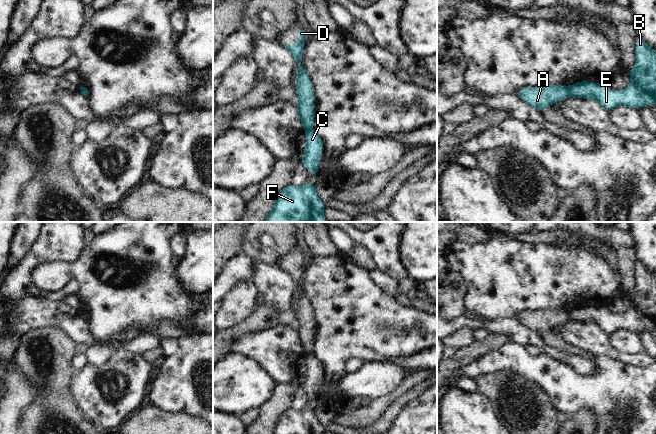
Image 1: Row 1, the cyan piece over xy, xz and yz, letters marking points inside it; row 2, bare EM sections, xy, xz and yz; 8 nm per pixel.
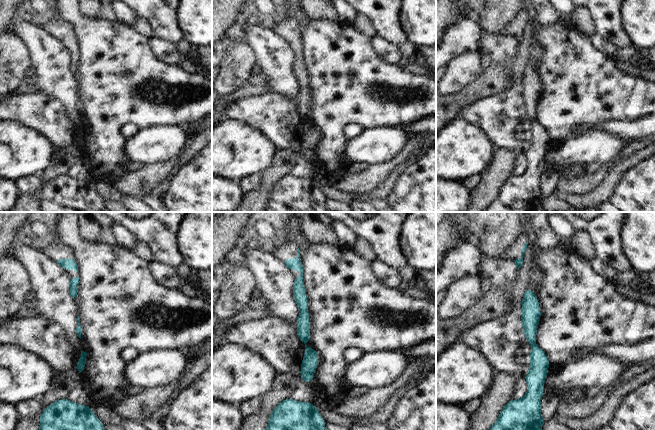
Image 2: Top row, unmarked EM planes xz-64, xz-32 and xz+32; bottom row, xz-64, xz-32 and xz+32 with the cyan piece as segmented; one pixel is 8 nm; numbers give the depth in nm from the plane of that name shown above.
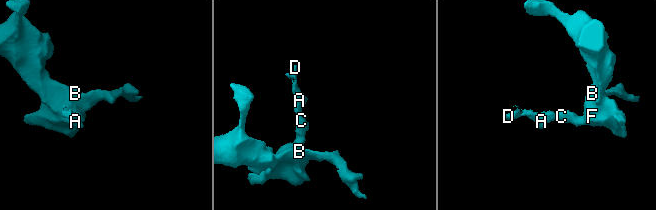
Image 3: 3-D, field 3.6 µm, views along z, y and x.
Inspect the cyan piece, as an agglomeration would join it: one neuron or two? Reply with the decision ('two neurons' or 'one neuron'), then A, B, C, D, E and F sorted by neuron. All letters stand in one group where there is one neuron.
two neurons; groups A D / B C E F

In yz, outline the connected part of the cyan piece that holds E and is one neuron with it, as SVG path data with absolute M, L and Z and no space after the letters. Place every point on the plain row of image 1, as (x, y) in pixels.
M637 261L635 280L636 288L628 295L631 307L624 314L614 317L607 309L579 305L568 312L569 319L594 323L608 336L619 329L638 333L656 328L656 275Z

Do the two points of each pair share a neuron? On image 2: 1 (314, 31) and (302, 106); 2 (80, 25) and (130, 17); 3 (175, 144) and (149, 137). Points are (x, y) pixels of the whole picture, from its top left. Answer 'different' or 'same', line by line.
1: different
2: different
3: same

